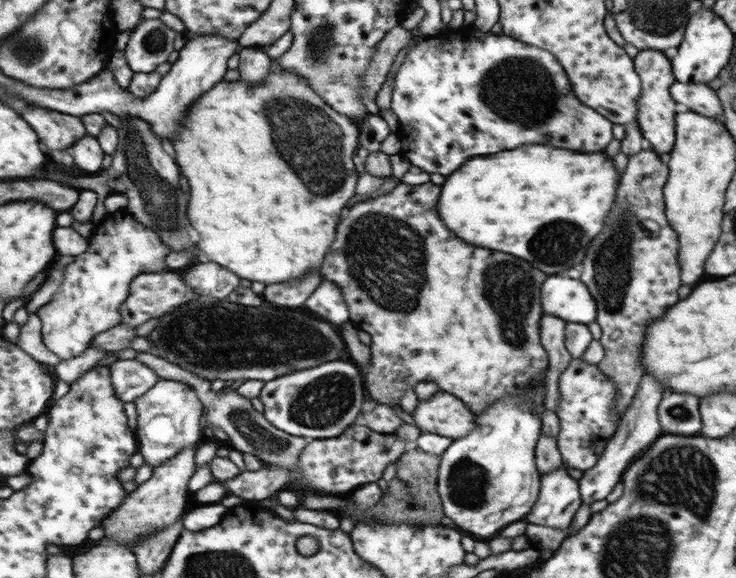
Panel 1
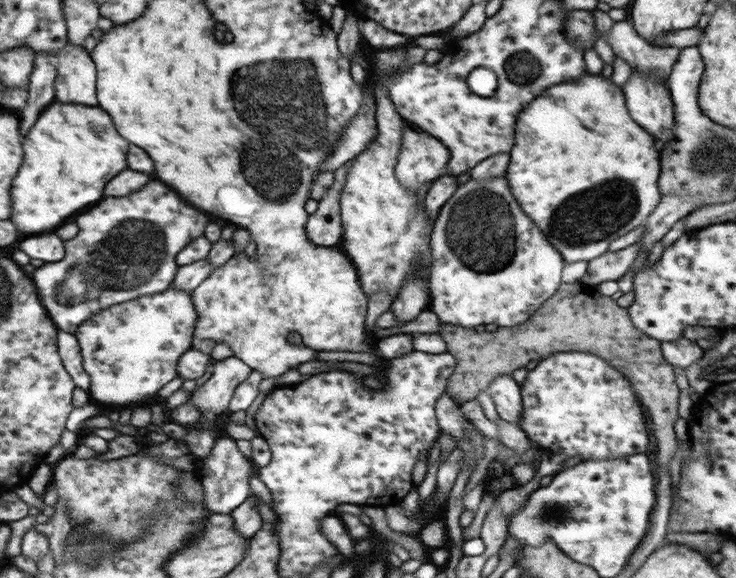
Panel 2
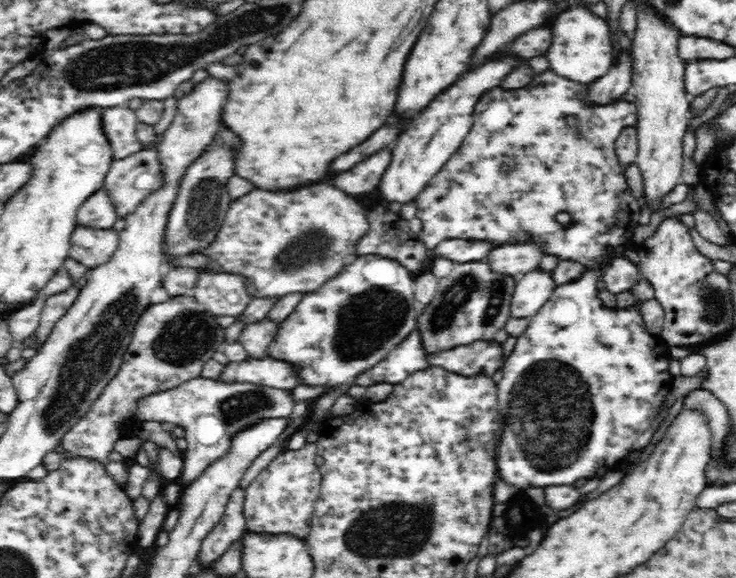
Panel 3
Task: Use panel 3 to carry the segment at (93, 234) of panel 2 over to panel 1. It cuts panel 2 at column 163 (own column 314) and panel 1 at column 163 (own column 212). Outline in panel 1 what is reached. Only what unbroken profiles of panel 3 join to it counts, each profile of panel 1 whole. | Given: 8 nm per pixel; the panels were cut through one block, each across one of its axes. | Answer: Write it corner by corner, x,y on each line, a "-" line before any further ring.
126,208
119,214
109,214
101,224
95,224
95,236
89,240
89,250
81,254
67,268
67,280
62,282
62,289
49,304
38,310
42,320
42,337
47,348
59,355
62,360
78,357
86,352
94,342
94,338
102,332
111,330
121,323
123,303
130,297
132,282
140,274
163,273
167,270
166,258
172,253
172,248
151,227
139,222
139,219

